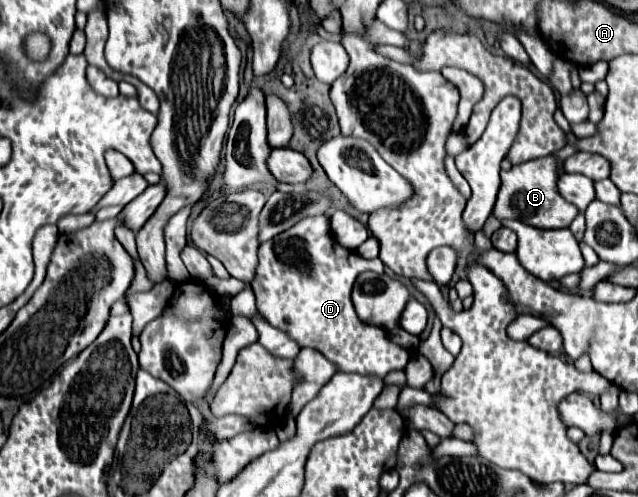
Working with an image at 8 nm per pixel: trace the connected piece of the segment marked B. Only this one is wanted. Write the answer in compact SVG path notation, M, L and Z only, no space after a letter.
M554 155L532 159L520 165L512 165L508 171L500 173L502 185L498 191L498 199L494 205L494 217L498 221L504 219L518 219L526 225L540 227L540 229L560 229L568 227L572 219L578 215L578 209L572 203L566 203L562 195L558 195L558 159Z

